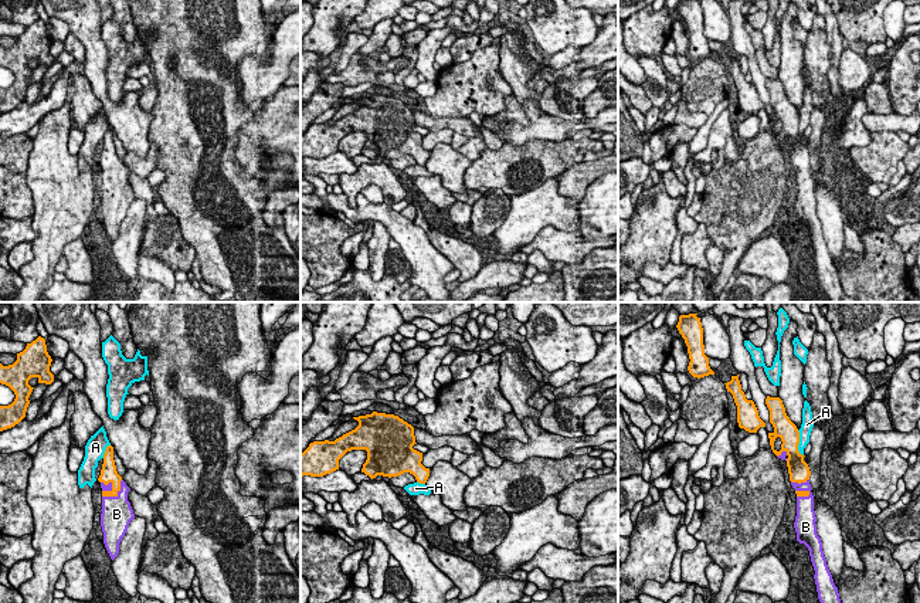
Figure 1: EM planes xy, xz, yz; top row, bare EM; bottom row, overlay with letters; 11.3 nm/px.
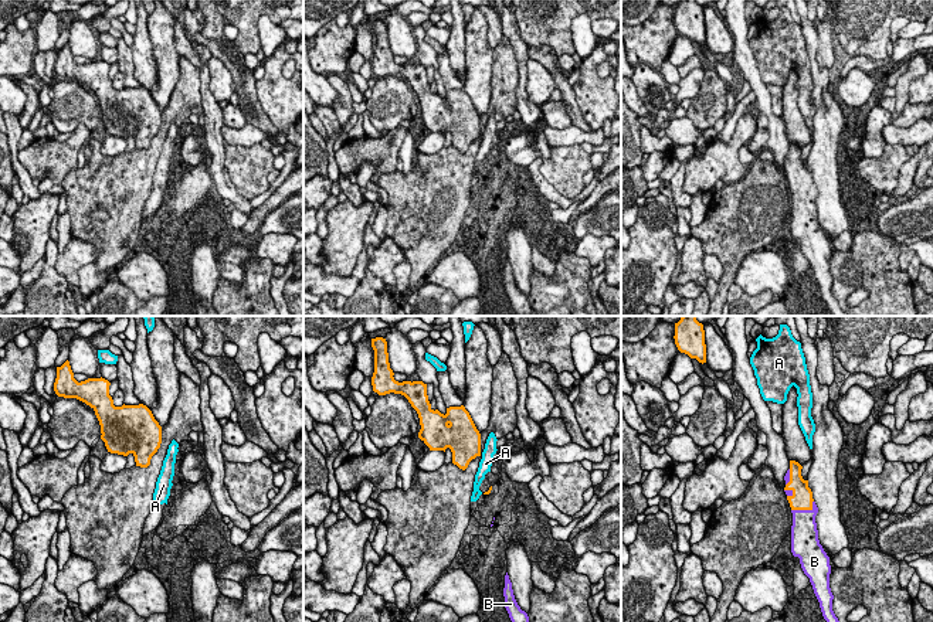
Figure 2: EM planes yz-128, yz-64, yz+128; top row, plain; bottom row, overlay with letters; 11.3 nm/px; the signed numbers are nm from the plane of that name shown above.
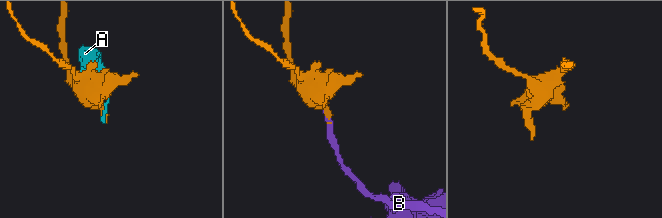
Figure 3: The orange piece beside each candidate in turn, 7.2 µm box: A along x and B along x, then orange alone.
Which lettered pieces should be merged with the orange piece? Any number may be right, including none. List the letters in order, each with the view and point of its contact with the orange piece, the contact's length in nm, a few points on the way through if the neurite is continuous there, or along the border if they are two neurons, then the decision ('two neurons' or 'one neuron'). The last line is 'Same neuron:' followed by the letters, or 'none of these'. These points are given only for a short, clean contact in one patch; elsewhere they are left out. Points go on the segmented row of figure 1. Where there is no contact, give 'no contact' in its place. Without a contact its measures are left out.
A: contact yz (798, 443); length 320 nm; border yz (797, 430), (798, 451), (803, 456); two neurons
B: contact xy (116, 494); length 320 nm; one neuron
Same neuron: B

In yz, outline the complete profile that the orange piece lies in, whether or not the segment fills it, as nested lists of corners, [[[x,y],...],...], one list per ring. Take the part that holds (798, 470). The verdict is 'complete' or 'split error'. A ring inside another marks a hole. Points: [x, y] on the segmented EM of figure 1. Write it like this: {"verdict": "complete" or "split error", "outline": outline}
{"verdict": "split error", "outline": [[[767,396],[765,404],[770,410],[770,423],[774,427],[768,433],[773,453],[787,461],[790,481],[797,494],[797,516],[794,528],[797,541],[804,543],[811,556],[815,570],[818,599],[821,603],[841,603],[838,587],[834,583],[822,551],[821,538],[817,533],[817,516],[814,511],[814,495],[809,484],[809,467],[798,451],[800,431],[785,413],[780,397]]]}

